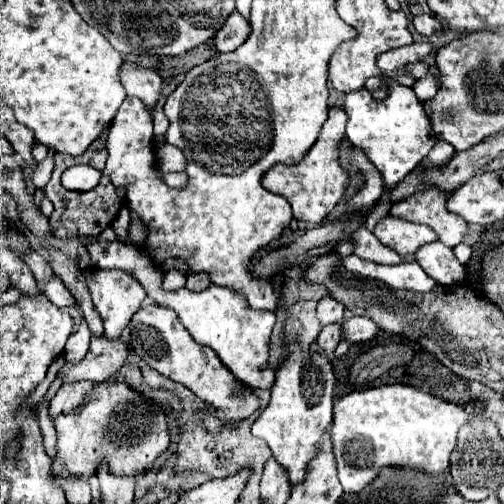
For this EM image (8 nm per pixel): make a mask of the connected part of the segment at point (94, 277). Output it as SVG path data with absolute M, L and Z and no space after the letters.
M88 268L84 276L86 276L86 284L90 290L92 302L104 322L104 336L108 336L108 338L120 336L124 326L132 320L134 312L138 312L142 300L146 298L144 288L138 284L138 280L130 272L116 270L116 268L112 268L112 270L110 268L106 268L106 270L104 268Z

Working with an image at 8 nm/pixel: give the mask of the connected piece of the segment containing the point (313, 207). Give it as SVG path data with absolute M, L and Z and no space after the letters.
M330 108L328 120L324 122L320 136L316 144L312 146L312 150L308 152L308 156L300 164L294 164L294 166L278 164L270 168L270 172L262 178L262 184L270 192L280 194L290 202L296 220L320 224L332 212L336 202L342 198L346 182L350 180L348 172L344 172L338 162L338 154L340 154L338 142L342 142L344 138L344 128L346 128L346 112L342 112L342 108Z

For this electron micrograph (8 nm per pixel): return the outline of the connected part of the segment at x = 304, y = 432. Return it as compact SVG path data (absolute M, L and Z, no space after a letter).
M290 316L286 324L286 348L288 358L276 370L276 382L272 386L272 398L268 408L252 424L252 434L264 438L274 454L274 460L288 472L290 486L298 486L306 480L310 460L320 450L320 440L332 424L332 394L334 394L334 370L324 354L302 352L298 346L300 322Z

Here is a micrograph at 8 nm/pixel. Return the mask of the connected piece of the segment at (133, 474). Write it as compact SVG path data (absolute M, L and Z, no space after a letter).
M100 382L86 394L84 402L54 418L56 426L56 458L50 474L54 478L90 480L104 466L112 476L138 478L150 472L154 460L168 450L170 430L166 408L130 388L126 382Z

